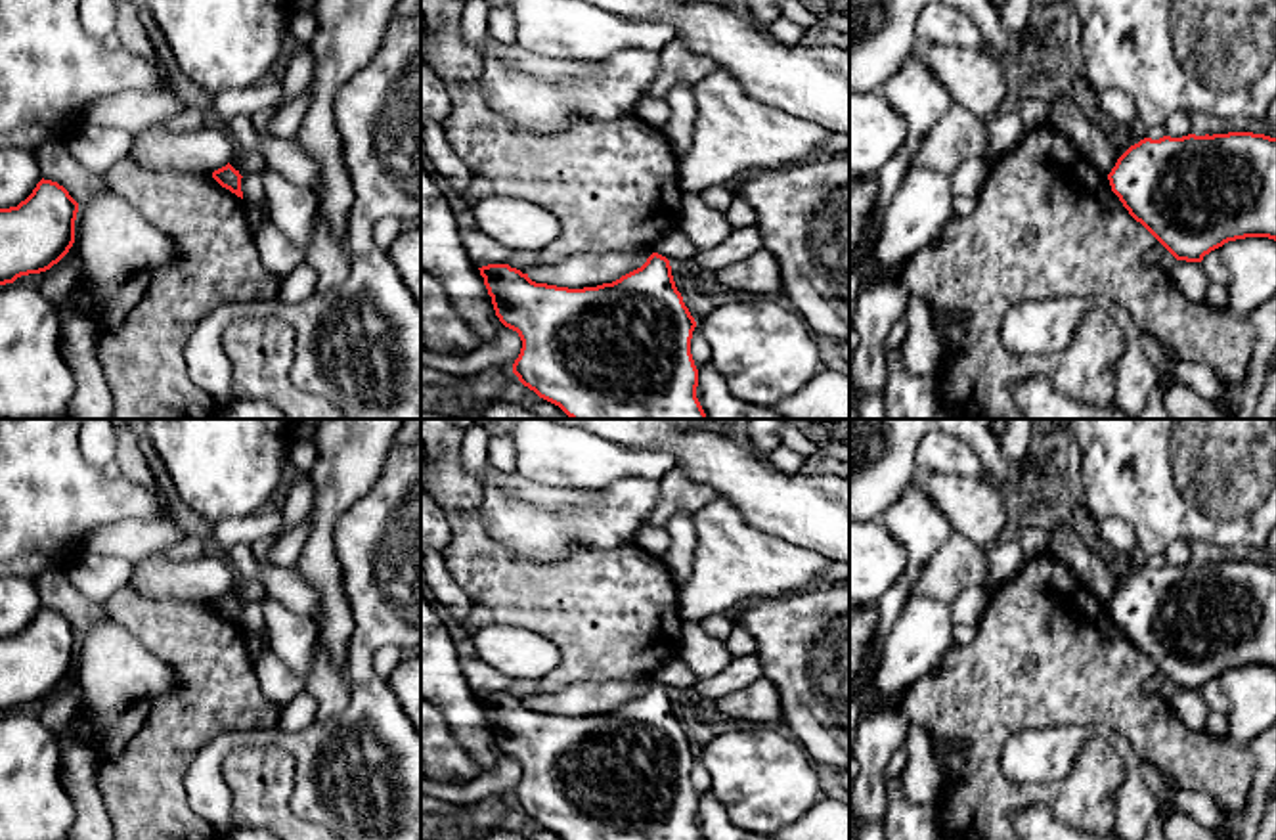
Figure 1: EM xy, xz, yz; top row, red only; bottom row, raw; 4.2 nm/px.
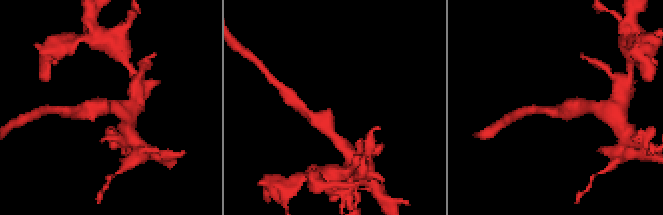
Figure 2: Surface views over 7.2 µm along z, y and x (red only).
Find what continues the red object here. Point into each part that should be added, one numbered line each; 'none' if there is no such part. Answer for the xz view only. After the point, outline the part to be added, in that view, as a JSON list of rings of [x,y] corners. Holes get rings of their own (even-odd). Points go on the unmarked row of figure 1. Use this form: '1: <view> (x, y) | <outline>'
none

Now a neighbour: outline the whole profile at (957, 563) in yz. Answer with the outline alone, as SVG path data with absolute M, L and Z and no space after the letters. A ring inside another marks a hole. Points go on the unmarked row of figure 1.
M953 532L928 559L911 597L928 597L951 605L964 589L978 587L989 576L989 551Z

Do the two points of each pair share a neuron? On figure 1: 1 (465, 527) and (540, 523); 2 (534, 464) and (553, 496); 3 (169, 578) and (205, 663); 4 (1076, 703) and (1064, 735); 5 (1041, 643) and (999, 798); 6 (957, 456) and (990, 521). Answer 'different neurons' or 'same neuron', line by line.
1: different neurons
2: different neurons
3: different neurons
4: different neurons
5: same neuron
6: different neurons

